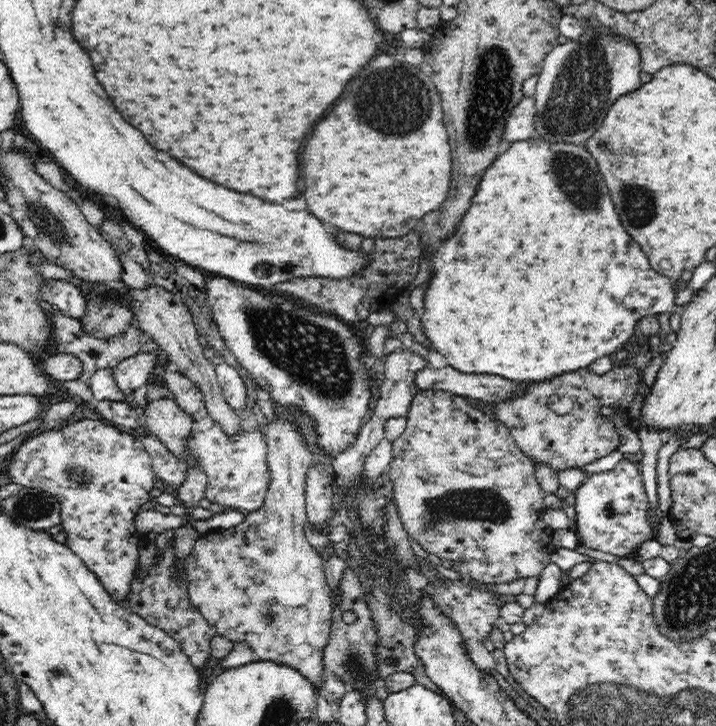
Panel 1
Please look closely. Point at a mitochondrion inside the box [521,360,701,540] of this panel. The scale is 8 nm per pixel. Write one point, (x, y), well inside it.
(614, 511)

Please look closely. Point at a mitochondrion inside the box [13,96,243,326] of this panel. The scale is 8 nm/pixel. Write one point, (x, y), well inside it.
(41, 216)

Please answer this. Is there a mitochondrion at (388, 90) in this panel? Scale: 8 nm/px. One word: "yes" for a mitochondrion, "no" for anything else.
yes

